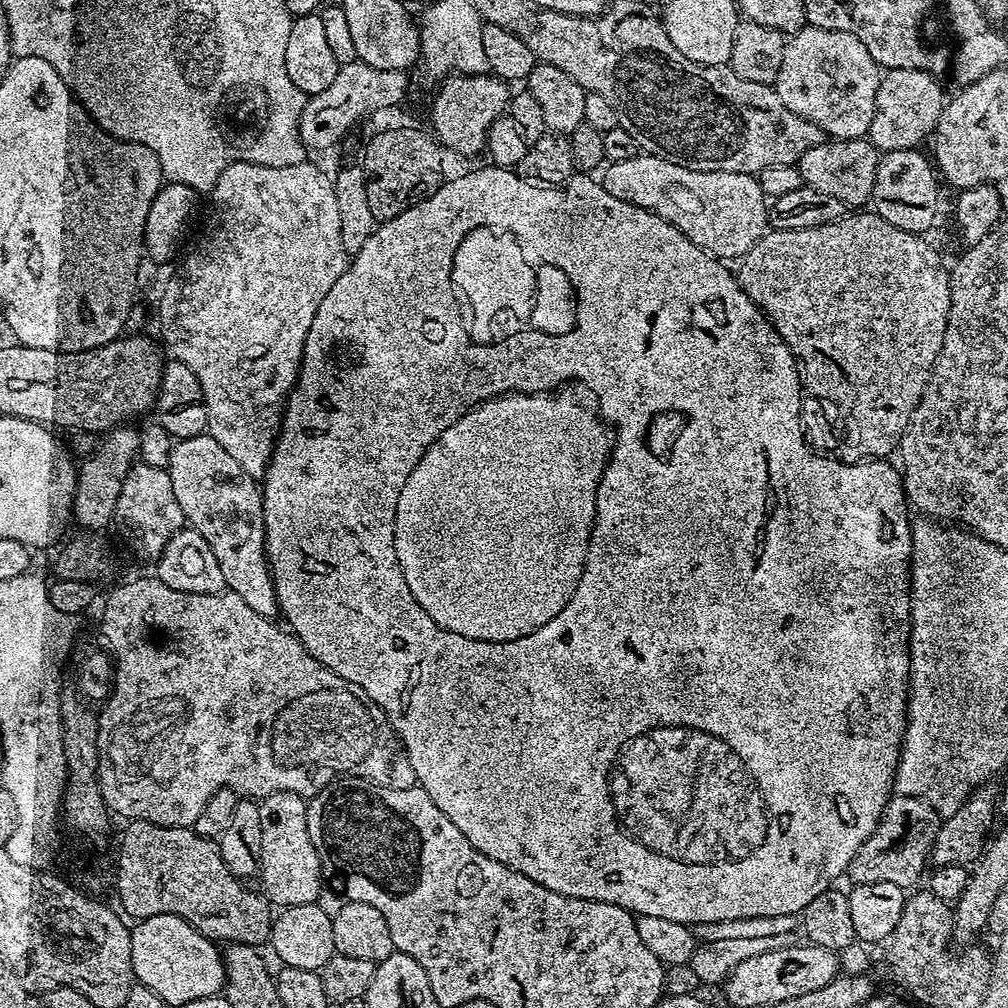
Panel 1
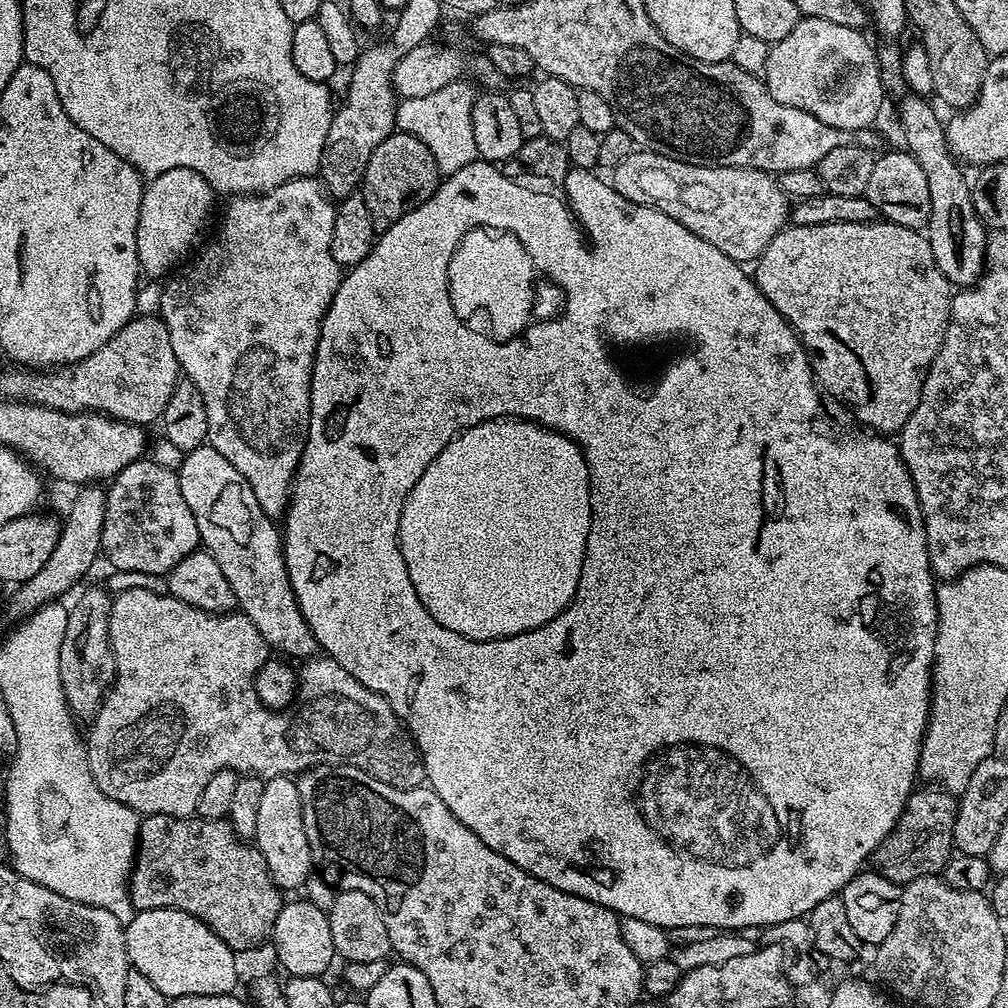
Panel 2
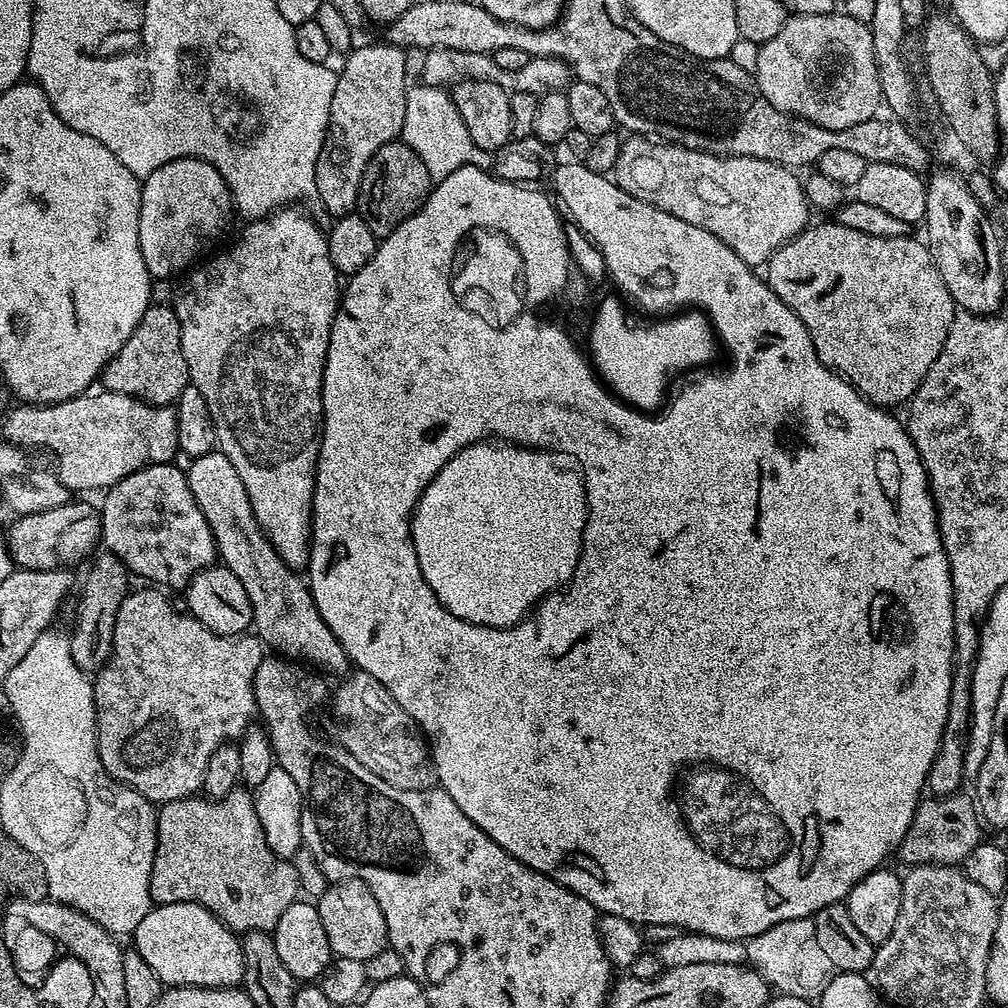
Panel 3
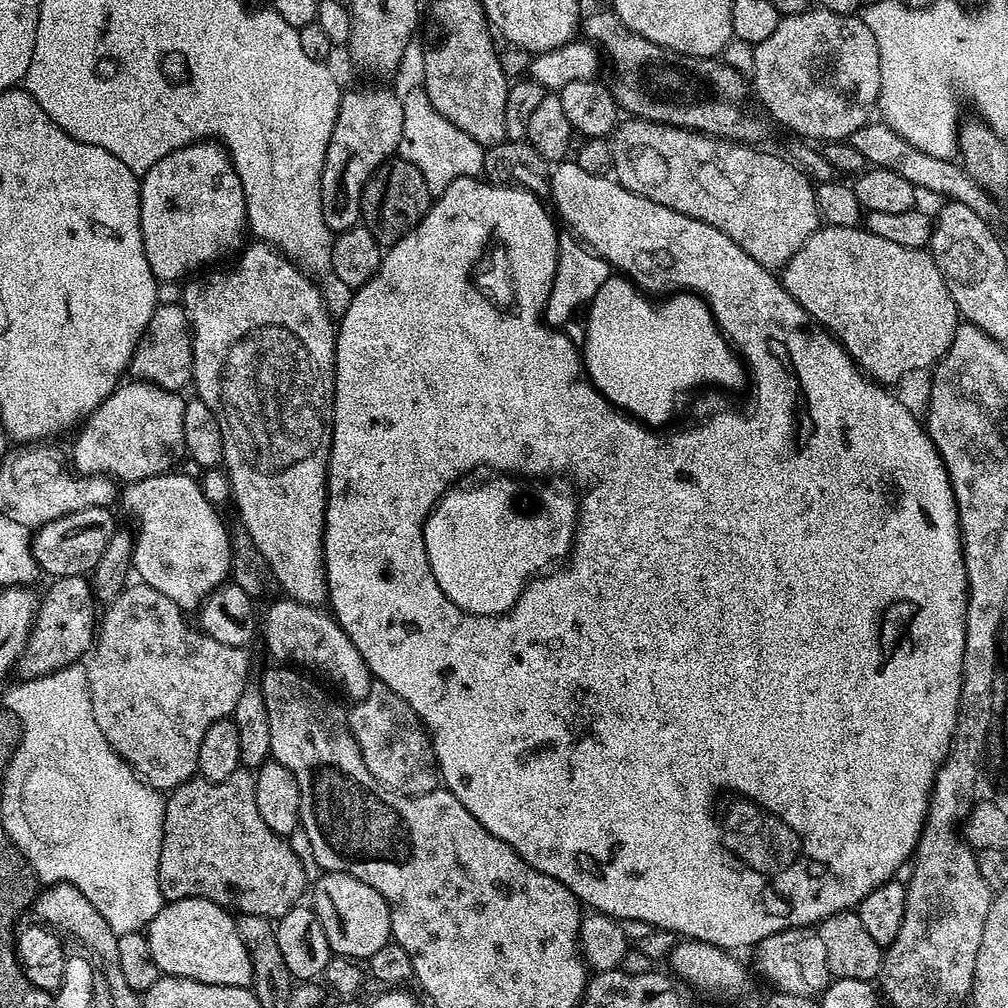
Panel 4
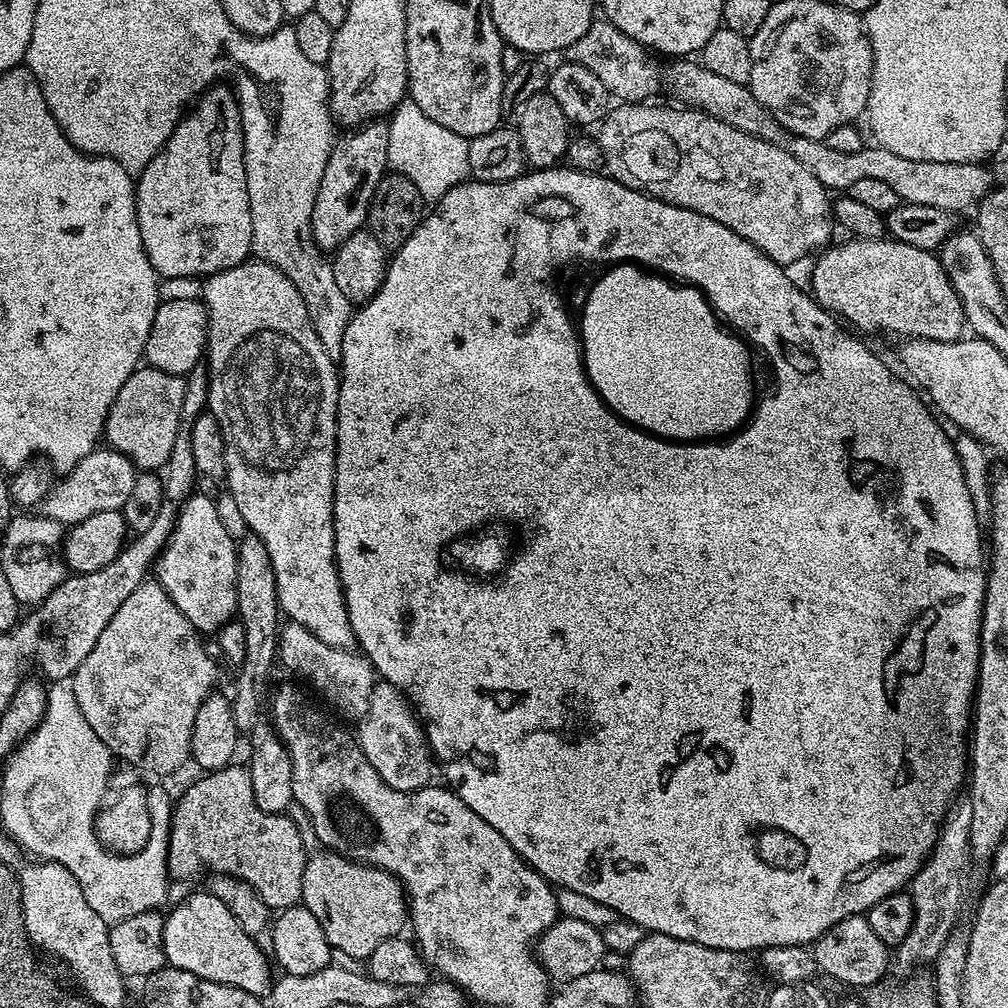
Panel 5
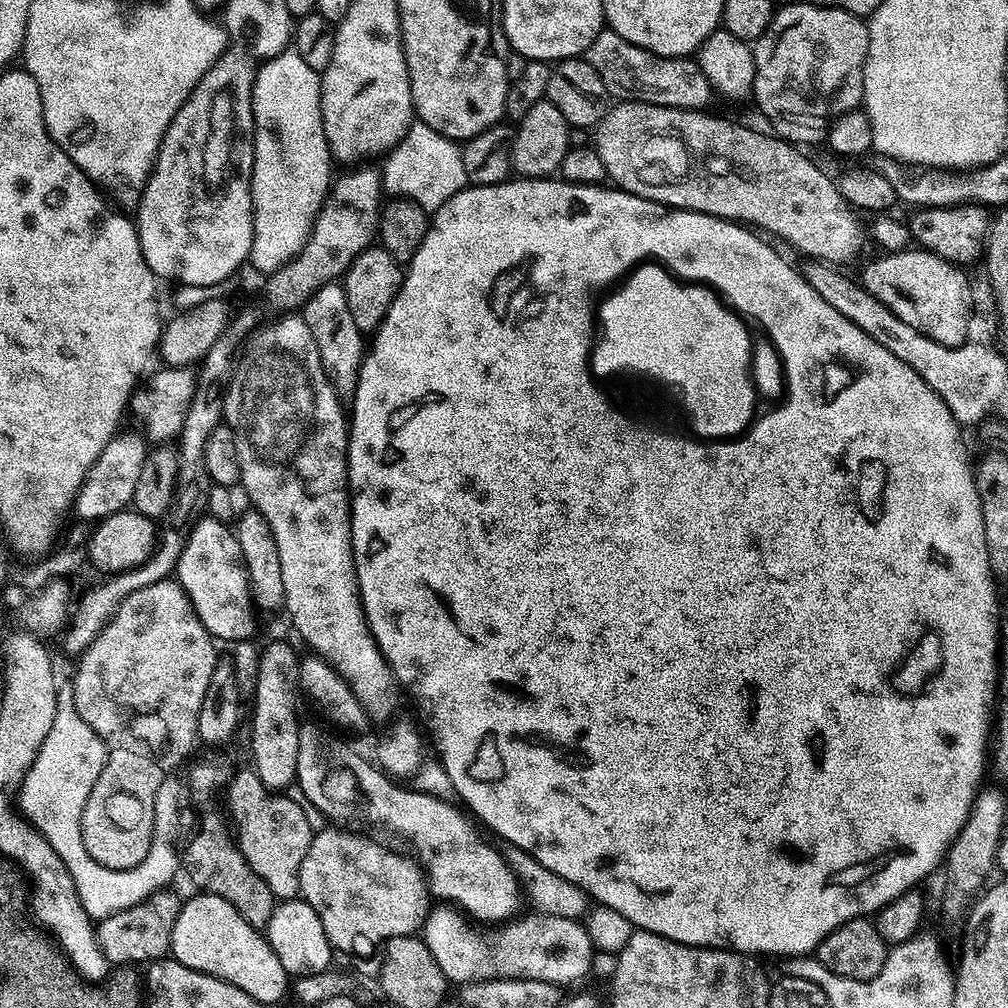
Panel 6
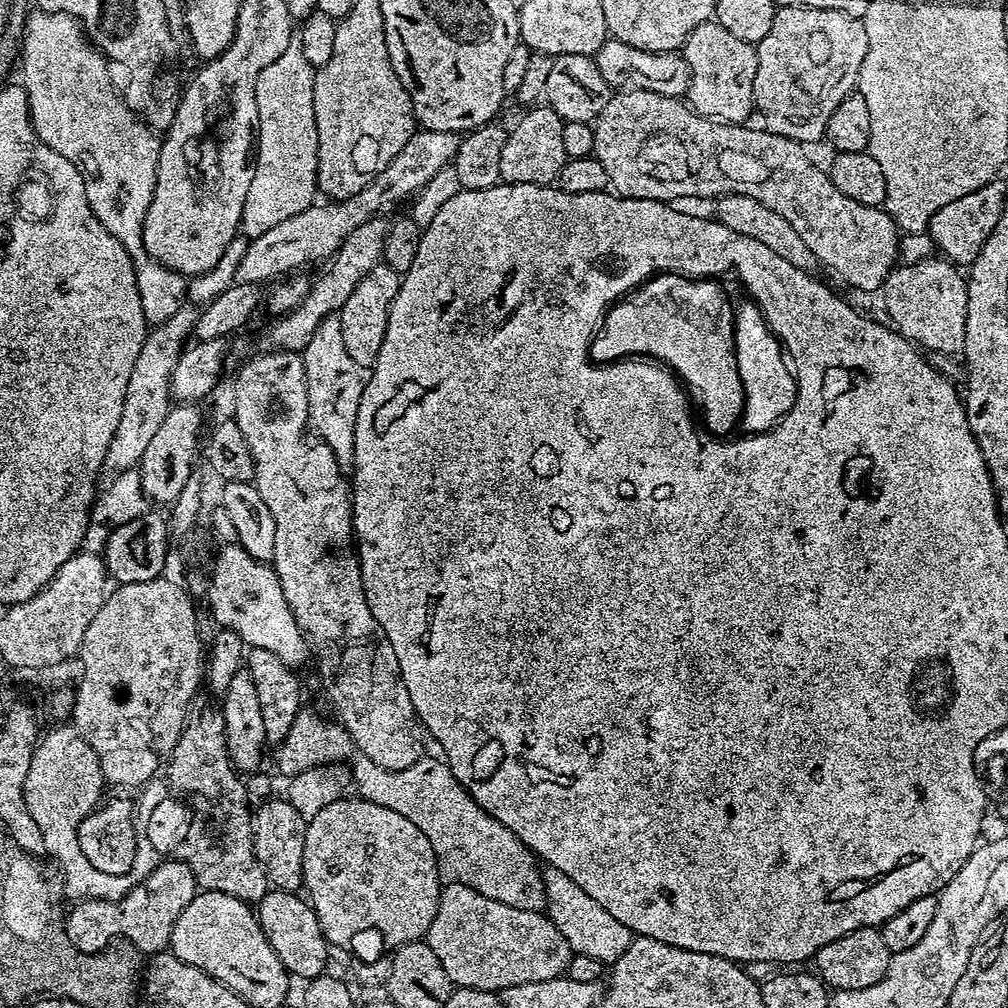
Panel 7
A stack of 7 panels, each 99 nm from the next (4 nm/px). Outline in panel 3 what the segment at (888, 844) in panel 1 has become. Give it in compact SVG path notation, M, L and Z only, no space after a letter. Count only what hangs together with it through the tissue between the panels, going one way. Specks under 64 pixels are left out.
M957 794L939 798L924 798L916 805L912 826L904 837L902 853L905 865L951 864L959 865L985 839L979 811L971 795Z

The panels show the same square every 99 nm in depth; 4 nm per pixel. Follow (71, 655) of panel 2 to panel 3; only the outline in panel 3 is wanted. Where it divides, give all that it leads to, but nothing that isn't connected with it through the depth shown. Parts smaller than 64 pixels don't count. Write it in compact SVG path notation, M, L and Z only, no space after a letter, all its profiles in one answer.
M104 550L91 561L91 564L92 569L89 570L88 577L85 578L84 585L80 588L80 606L76 610L76 629L68 636L68 653L72 655L81 672L85 674L99 673L100 669L108 663L108 658L112 655L112 639L118 610L130 591L128 567L117 556Z

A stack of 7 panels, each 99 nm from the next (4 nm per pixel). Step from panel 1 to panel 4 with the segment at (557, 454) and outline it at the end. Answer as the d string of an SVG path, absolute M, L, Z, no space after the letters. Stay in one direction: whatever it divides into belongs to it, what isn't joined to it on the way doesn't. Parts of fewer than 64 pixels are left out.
M508 474L493 477L465 488L449 488L424 523L426 558L442 594L446 594L454 606L475 616L502 616L509 612L524 593L528 581L551 569L555 560L563 561L571 553L576 539L578 504L575 499L572 501L566 493L552 488L527 488L524 485L527 483Z

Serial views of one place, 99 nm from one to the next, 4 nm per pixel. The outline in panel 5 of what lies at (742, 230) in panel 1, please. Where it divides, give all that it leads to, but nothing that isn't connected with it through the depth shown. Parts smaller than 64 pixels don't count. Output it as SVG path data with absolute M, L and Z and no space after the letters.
M652 102L643 104L621 103L619 106L613 107L599 125L598 139L602 146L604 166L607 175L611 176L613 180L619 184L625 184L627 188L646 192L649 196L656 197L657 200L665 200L668 204L673 204L679 208L694 210L706 218L714 218L714 222L734 230L734 234L746 238L754 247L762 250L762 254L766 254L774 263L781 266L789 266L788 264L794 263L795 260L802 259L807 252L813 251L812 253L815 253L817 250L823 249L833 239L833 237L831 238L832 228L834 229L833 201L830 199L829 189L824 188L822 182L818 182L818 178L814 178L814 174L810 174L810 170L806 170L806 166L801 166L796 159L790 158L790 154L786 154L786 150L778 150L778 146L770 146L770 142L762 142L762 138L742 134L742 130L734 130L734 126L726 126L726 122L718 122L718 118L710 118L704 112L685 110L680 106L655 108L656 106Z

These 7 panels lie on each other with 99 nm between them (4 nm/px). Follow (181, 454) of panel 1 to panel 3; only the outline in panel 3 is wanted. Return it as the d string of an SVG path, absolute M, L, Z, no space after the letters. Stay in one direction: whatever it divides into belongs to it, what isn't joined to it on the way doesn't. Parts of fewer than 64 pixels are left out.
M217 450L205 456L195 457L189 464L192 465L186 468L188 485L214 534L219 559L222 561L223 567L228 568L234 574L234 578L238 578L238 582L242 582L242 587L246 589L246 594L252 603L252 622L255 635L273 653L293 662L303 662L308 666L321 664L322 667L329 668L332 672L345 671L344 673L347 673L350 661L344 652L344 647L340 645L338 638L330 630L330 626L326 626L326 622L314 602L309 585L301 577L300 581L296 577L299 575L282 562L282 558L264 536L264 531L258 526L258 522L254 518L254 510L250 506L250 498L246 494L246 486L242 486L242 478L238 478L238 470L234 470L234 462L230 462L230 458L226 458L223 452Z

